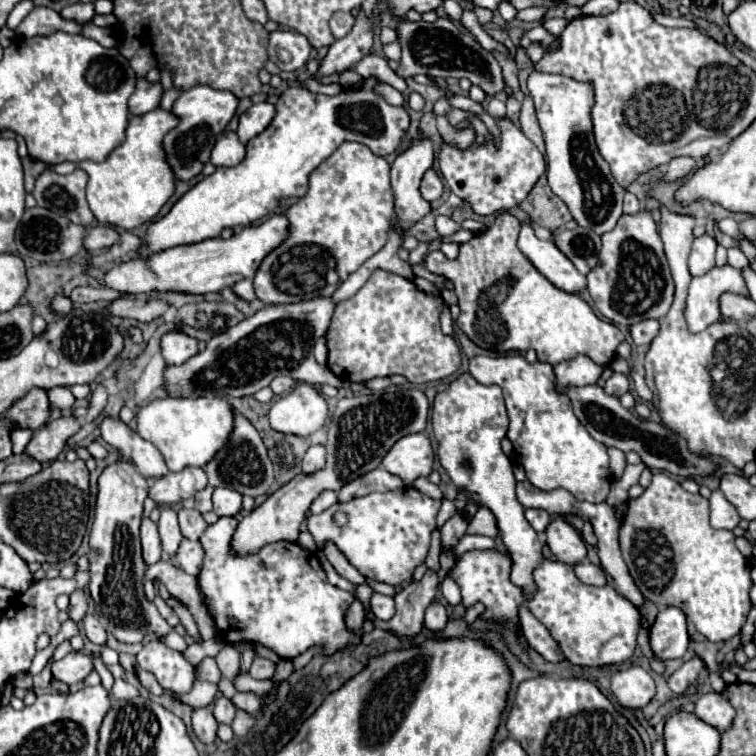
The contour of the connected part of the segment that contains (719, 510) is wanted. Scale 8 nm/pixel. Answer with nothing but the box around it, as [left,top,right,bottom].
[710,490,740,530]

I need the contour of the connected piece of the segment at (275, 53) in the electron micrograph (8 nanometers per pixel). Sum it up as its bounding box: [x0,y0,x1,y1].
[268,30,312,72]

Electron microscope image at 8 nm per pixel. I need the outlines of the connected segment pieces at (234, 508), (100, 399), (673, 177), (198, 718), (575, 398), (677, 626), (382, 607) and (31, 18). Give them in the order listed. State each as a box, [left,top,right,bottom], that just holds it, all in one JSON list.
[[212,488,242,516],[86,384,108,422],[664,158,696,182],[192,690,222,744],[566,384,714,478],[650,606,688,660],[372,594,394,620],[14,6,82,38]]

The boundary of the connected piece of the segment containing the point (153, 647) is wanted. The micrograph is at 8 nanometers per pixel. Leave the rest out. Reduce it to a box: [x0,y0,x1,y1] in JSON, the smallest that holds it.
[138,638,194,694]

